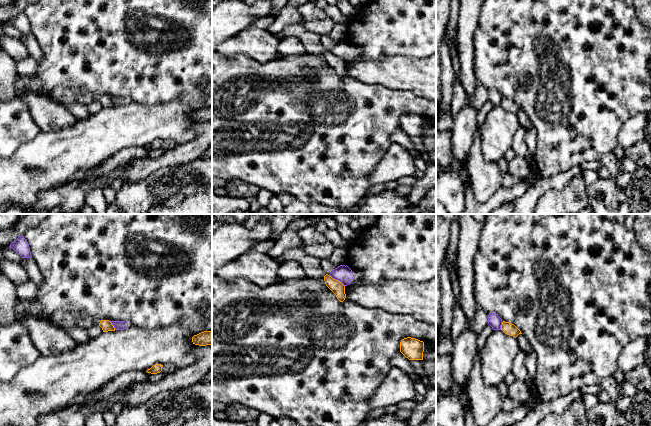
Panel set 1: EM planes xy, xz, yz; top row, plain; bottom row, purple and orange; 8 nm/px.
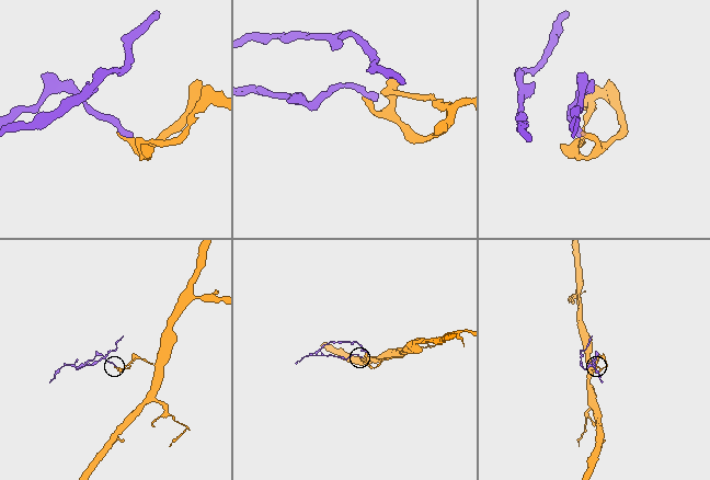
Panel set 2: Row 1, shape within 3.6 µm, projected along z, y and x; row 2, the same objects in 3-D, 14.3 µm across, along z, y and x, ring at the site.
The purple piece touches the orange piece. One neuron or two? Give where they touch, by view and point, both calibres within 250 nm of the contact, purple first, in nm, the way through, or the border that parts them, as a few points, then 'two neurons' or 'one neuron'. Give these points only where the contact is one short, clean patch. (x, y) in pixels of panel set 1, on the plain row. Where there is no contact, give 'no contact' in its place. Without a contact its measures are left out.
xz (336, 55) | 140/100 nm | along xz (328, 51), (337, 55), (344, 62) | two neurons

